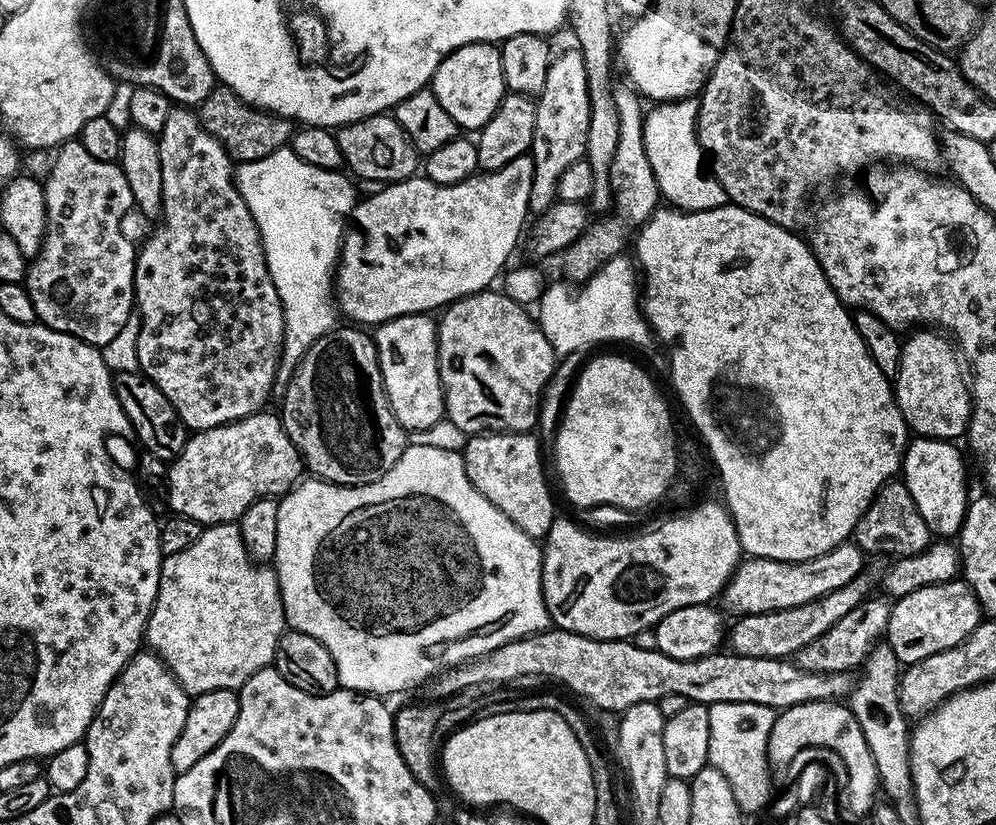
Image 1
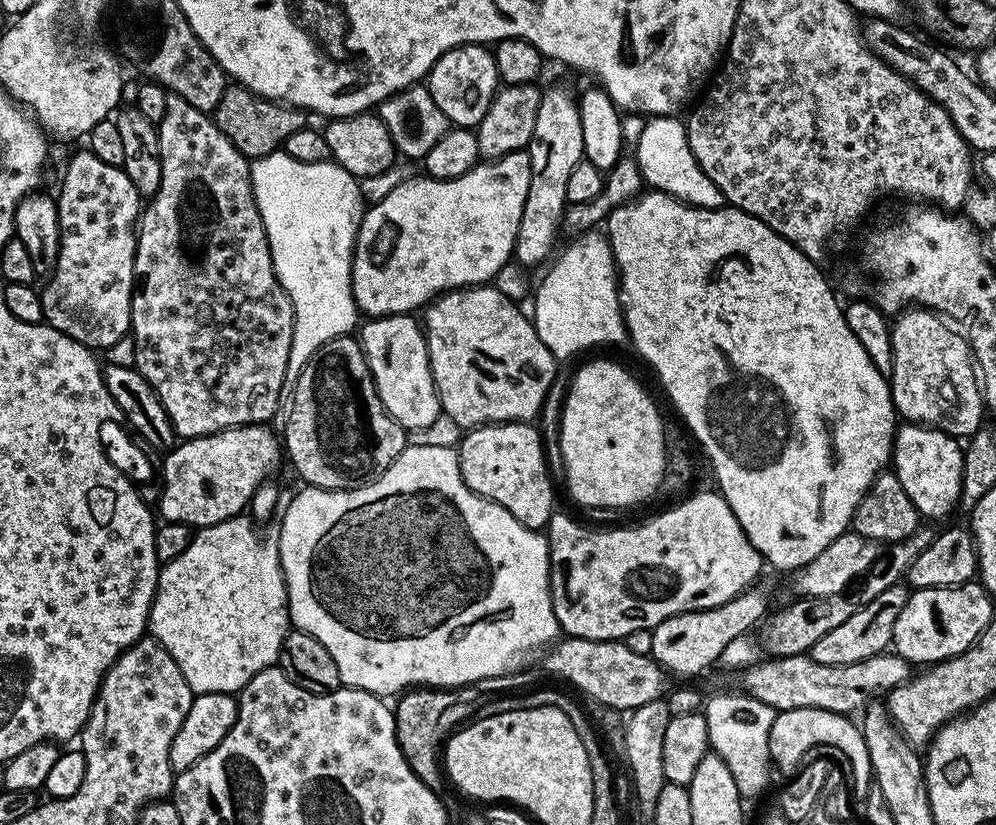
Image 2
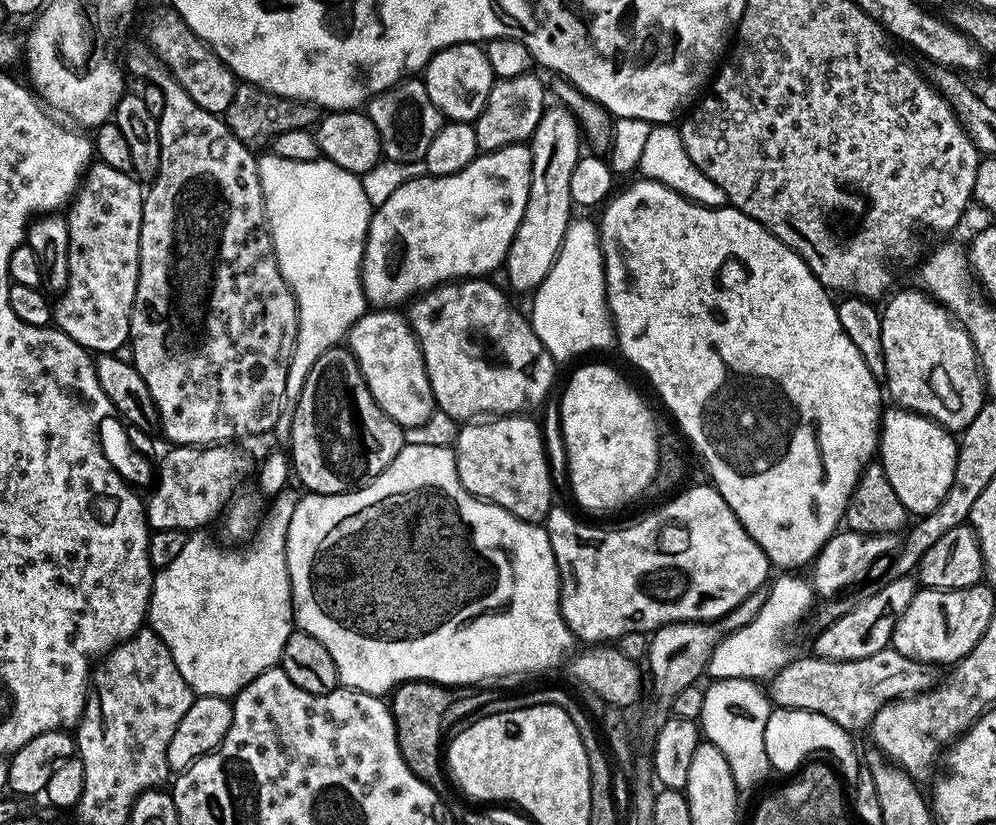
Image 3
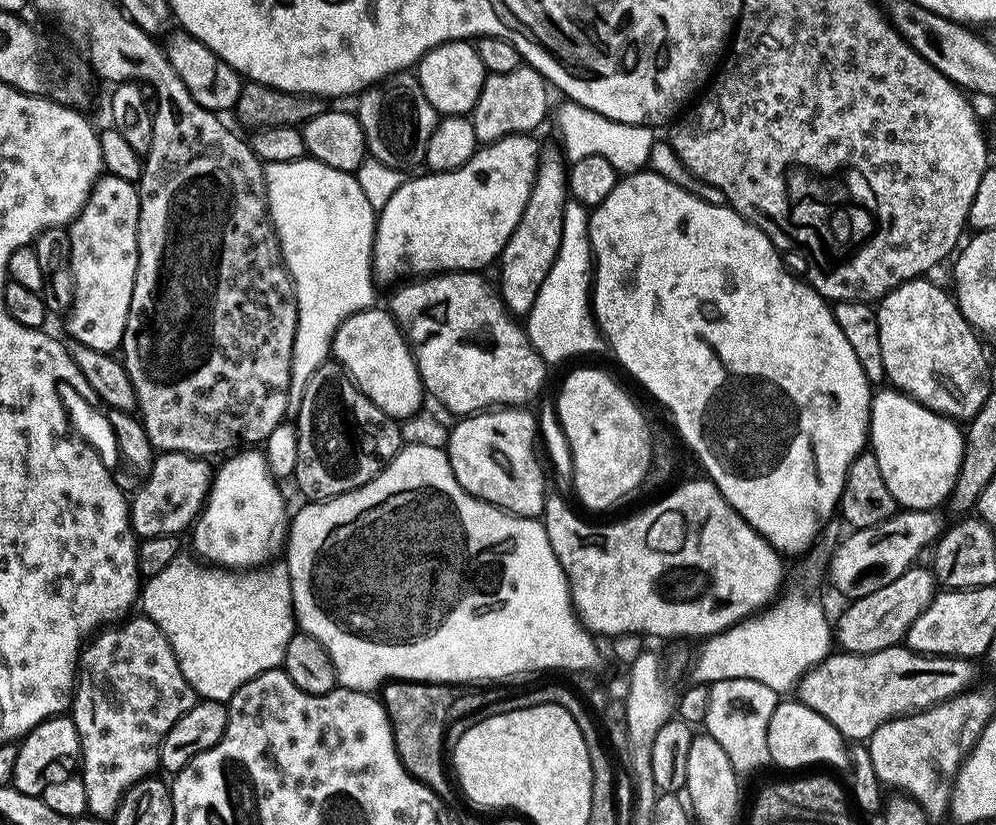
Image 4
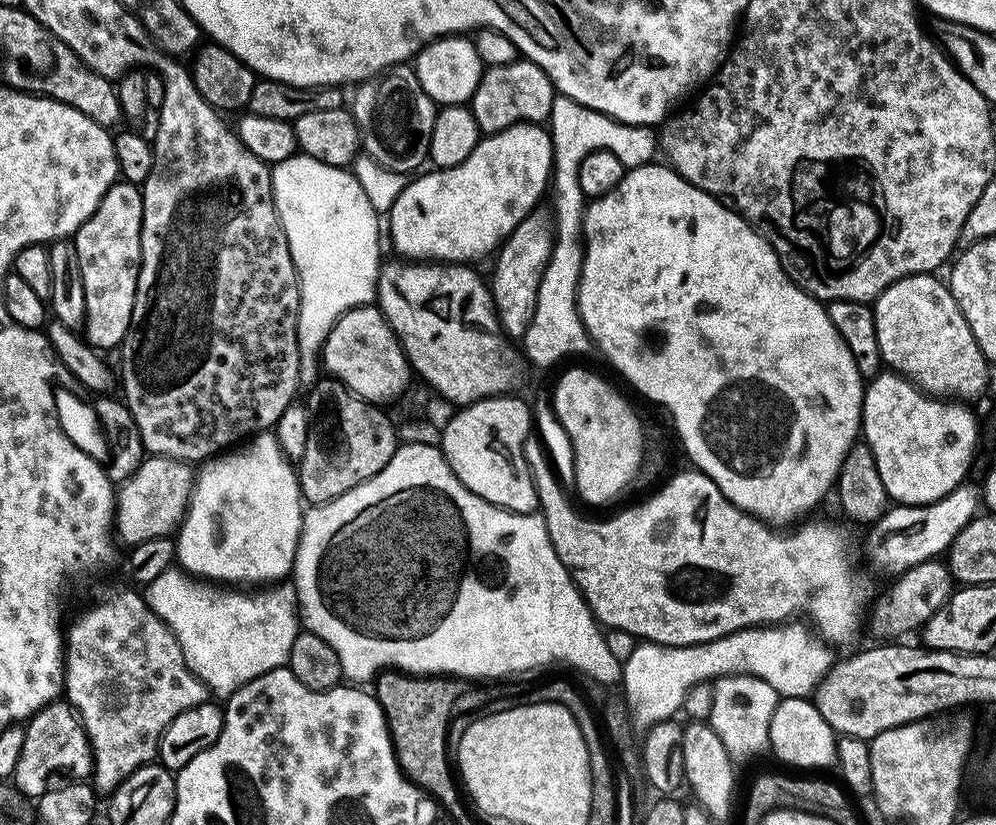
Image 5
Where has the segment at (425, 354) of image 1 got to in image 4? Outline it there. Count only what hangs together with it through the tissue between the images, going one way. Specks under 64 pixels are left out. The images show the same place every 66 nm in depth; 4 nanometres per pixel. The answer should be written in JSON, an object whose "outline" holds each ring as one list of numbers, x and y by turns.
{"outline":[[373,306,358,311,353,316,347,316,334,334,331,355,335,363,339,364,357,386,372,399,374,406,381,408,393,420,403,422,421,411,420,403,426,400,426,389,420,380,420,372,416,368,416,359,412,356,411,347,391,311,384,309,383,312,379,306]]}

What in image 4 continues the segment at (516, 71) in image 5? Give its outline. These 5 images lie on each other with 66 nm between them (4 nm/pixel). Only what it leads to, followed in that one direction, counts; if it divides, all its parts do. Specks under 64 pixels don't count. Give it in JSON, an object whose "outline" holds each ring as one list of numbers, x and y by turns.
{"outline":[[521,66,509,72,493,72,482,86,478,102,472,107,470,119,481,145,492,144,503,136,532,134,548,112,549,85,533,68]]}

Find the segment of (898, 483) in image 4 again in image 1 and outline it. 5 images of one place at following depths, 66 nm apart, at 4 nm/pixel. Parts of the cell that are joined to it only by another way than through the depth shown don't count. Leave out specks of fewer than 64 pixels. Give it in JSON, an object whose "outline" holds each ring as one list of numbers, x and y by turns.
{"outline":[[916,438,904,449,902,479,918,506,918,514,926,522,929,533,936,538,952,538,959,533,970,503,968,476,957,445,950,440]]}

